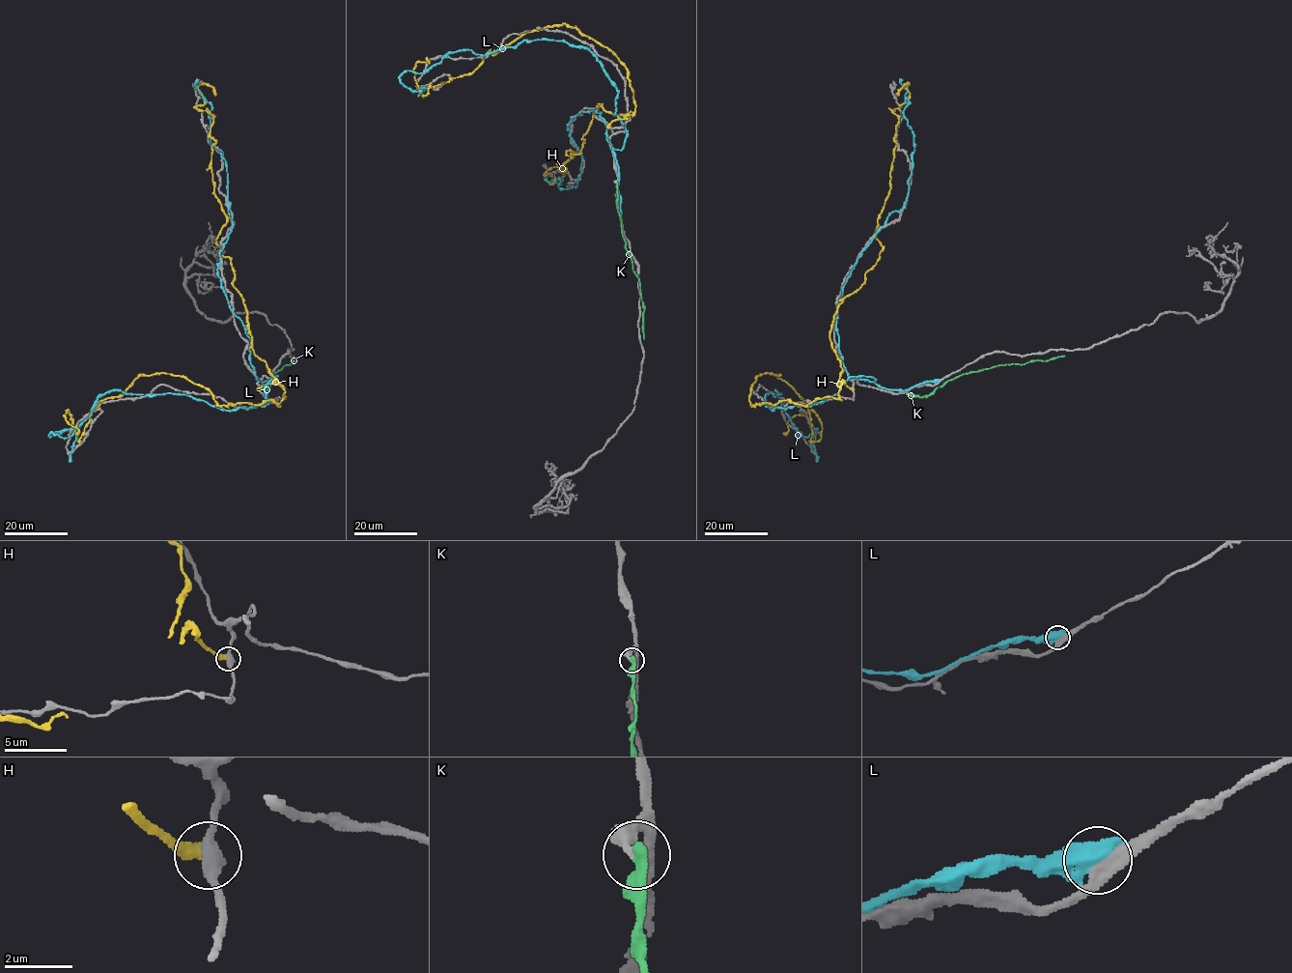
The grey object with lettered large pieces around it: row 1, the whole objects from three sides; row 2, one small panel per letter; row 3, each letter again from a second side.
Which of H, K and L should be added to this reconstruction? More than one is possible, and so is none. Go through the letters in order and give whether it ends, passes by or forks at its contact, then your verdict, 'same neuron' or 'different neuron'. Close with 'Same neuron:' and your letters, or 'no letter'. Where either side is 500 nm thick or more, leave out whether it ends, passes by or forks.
H: different neuron
K: it ends; different neuron
L: different neuron
Same neuron: no letter

